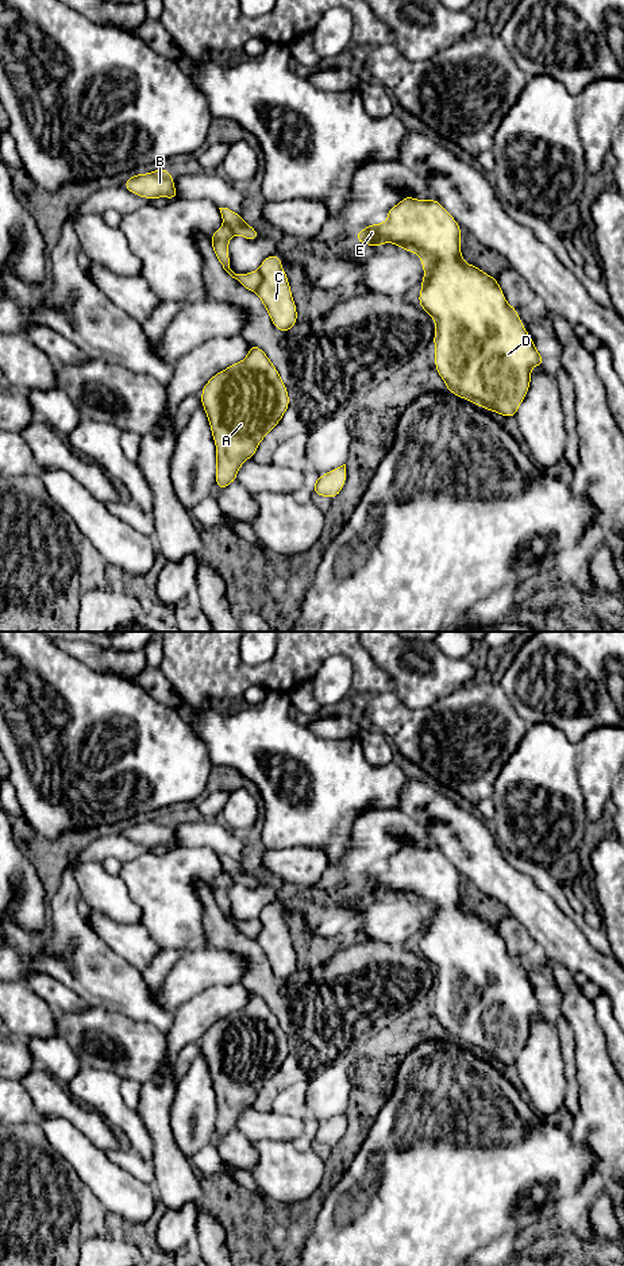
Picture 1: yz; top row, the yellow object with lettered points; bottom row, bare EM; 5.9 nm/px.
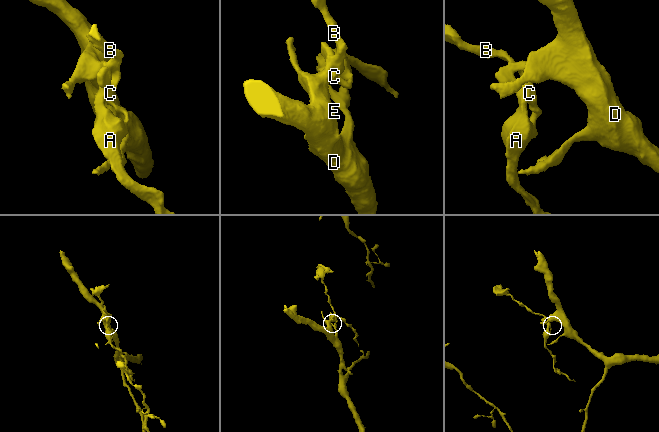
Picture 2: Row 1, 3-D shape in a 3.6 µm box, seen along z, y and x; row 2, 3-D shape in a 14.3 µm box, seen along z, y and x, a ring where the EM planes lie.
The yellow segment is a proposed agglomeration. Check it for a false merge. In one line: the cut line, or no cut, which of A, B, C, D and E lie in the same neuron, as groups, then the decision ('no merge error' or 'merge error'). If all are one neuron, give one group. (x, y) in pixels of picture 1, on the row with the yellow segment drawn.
cut in yz along (243, 222), (246, 224); A B C / D E; merge error

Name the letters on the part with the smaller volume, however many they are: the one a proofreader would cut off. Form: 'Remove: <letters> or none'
Remove: A, B, C

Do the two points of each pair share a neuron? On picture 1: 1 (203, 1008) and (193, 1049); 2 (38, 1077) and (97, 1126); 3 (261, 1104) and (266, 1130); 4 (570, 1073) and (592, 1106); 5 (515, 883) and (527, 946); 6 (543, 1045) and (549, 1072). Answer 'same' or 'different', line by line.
1: different
2: same
3: different
4: different
5: different
6: same

